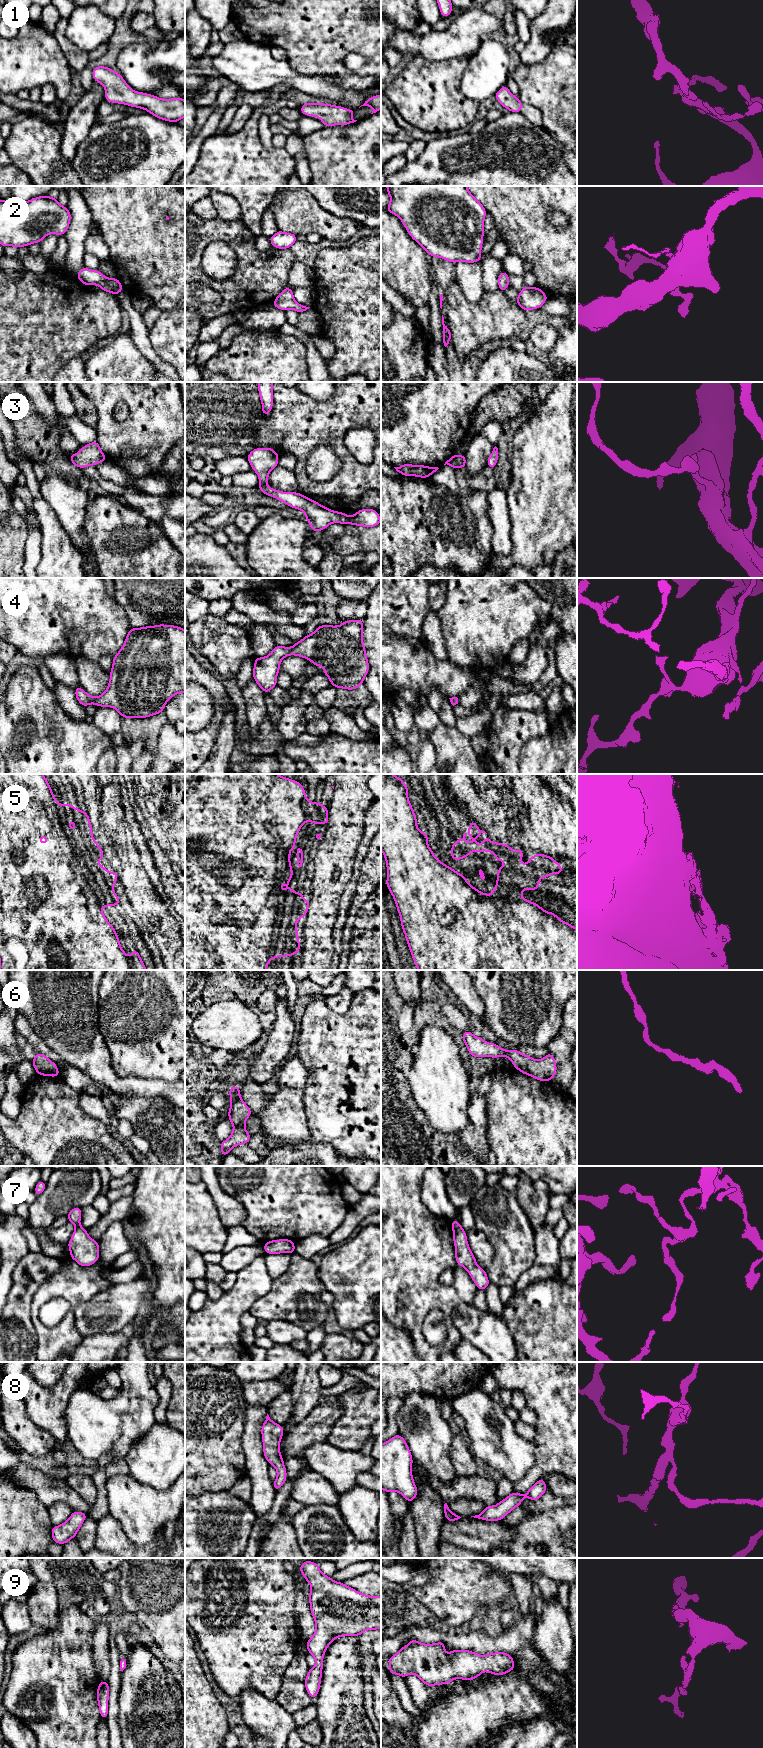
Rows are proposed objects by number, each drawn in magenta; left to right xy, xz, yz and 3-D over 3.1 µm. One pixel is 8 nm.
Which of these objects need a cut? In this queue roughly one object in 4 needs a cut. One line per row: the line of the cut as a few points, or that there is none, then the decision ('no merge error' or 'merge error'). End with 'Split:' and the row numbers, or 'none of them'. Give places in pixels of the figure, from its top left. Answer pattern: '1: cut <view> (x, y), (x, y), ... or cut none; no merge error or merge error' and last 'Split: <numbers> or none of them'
1: cut none; no merge error
2: cut none; no merge error
3: cut none; no merge error
4: cut none; no merge error
5: cut none; no merge error
6: cut none; no merge error
7: cut none; no merge error
8: cut none; no merge error
9: cut none; no merge error
Split: none of them

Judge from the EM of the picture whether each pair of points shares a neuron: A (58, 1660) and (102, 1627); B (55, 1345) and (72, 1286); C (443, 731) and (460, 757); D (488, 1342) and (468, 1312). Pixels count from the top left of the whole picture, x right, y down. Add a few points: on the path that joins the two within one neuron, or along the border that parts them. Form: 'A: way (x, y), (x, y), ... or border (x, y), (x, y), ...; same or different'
A: border (95, 1620), (92, 1636), (93, 1658); different
B: way (39, 1326), (35, 1319), (35, 1305), (53, 1287); same
C: way (443, 737), (456, 751); same
D: way (486, 1335), (470, 1319); same

